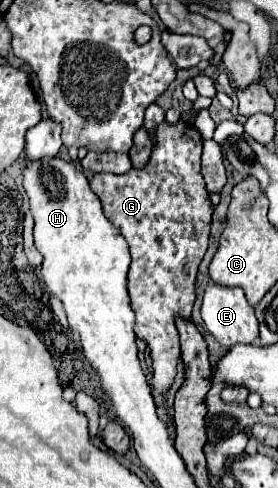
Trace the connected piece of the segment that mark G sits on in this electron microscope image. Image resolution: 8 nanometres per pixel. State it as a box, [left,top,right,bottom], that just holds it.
[90,121,212,425]

